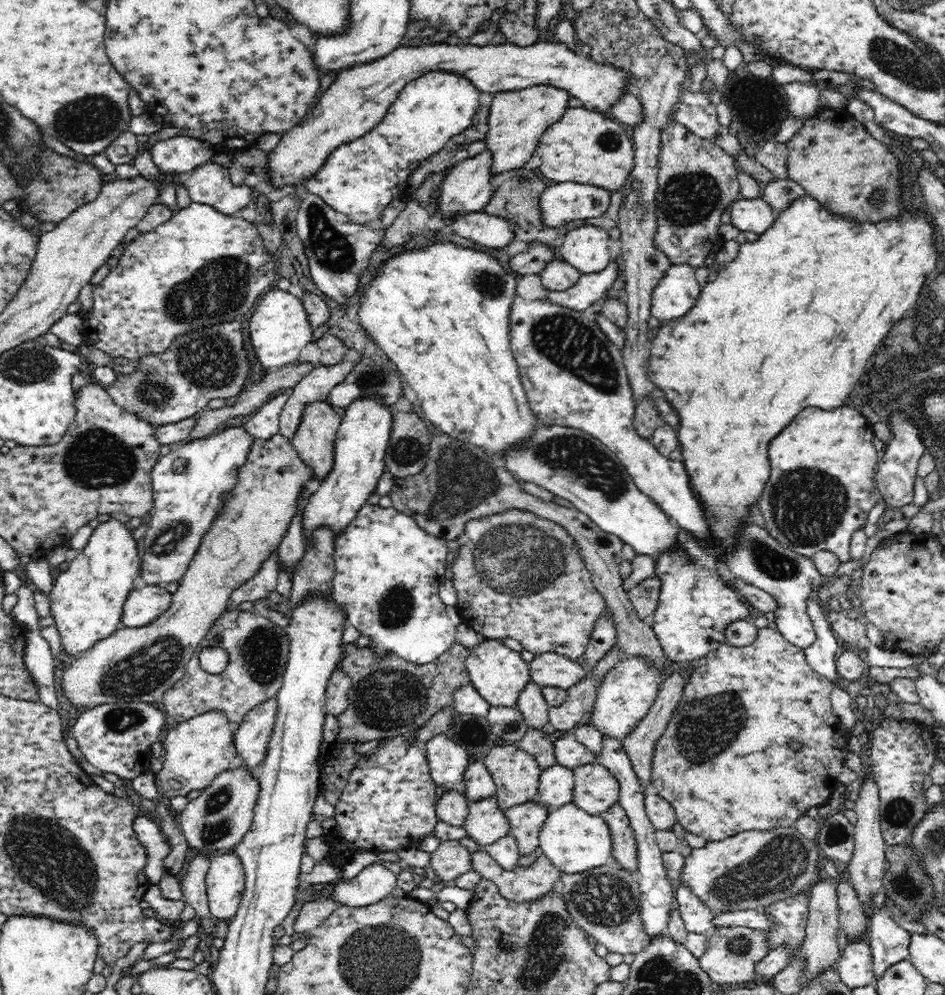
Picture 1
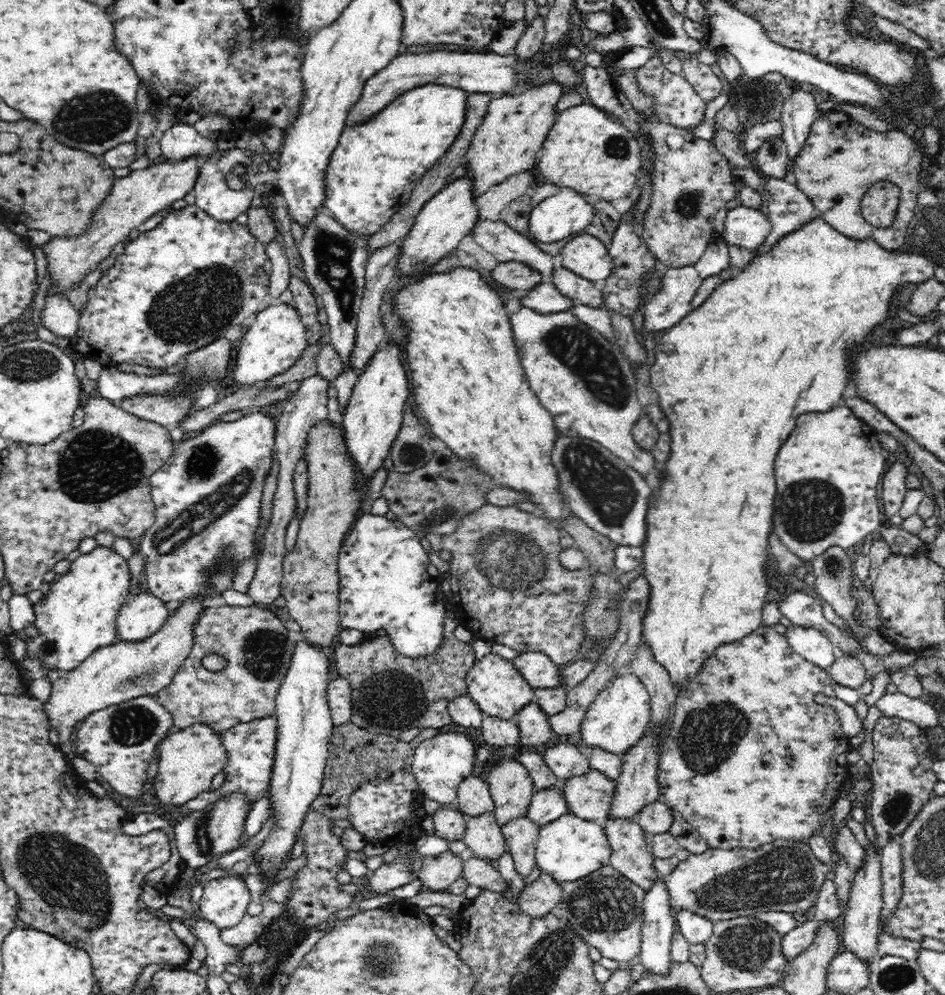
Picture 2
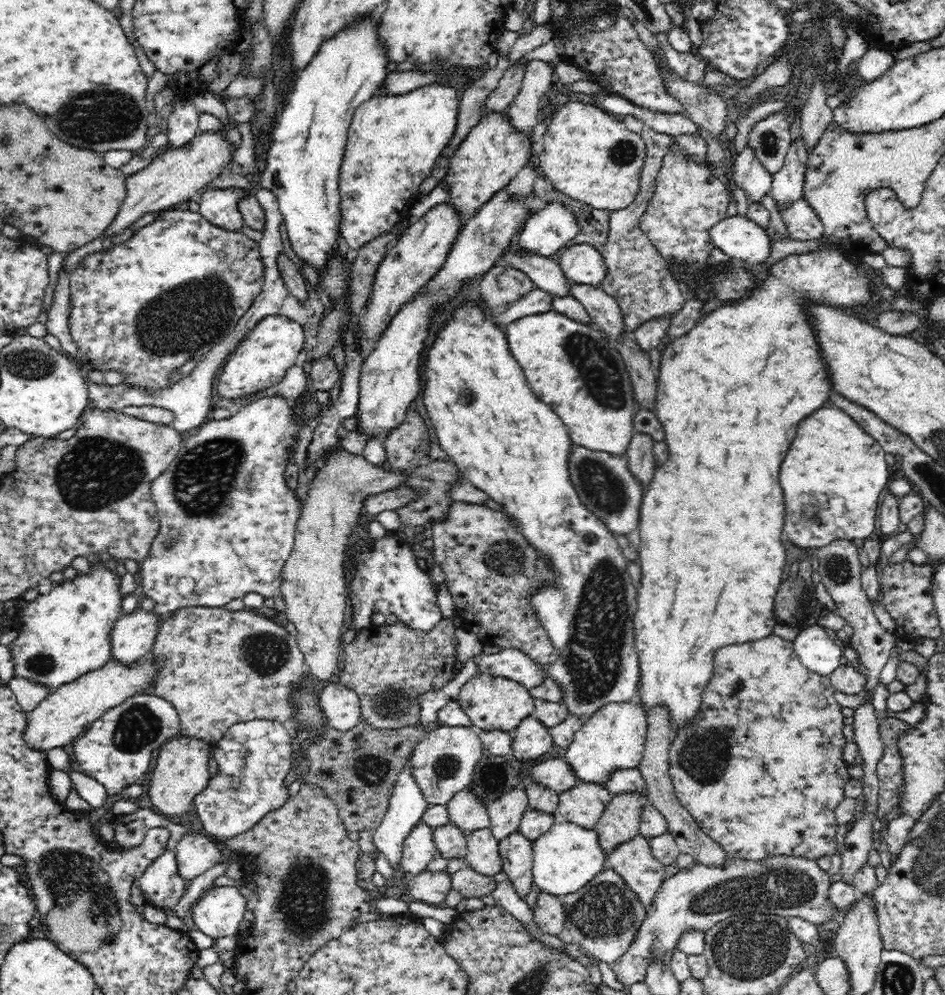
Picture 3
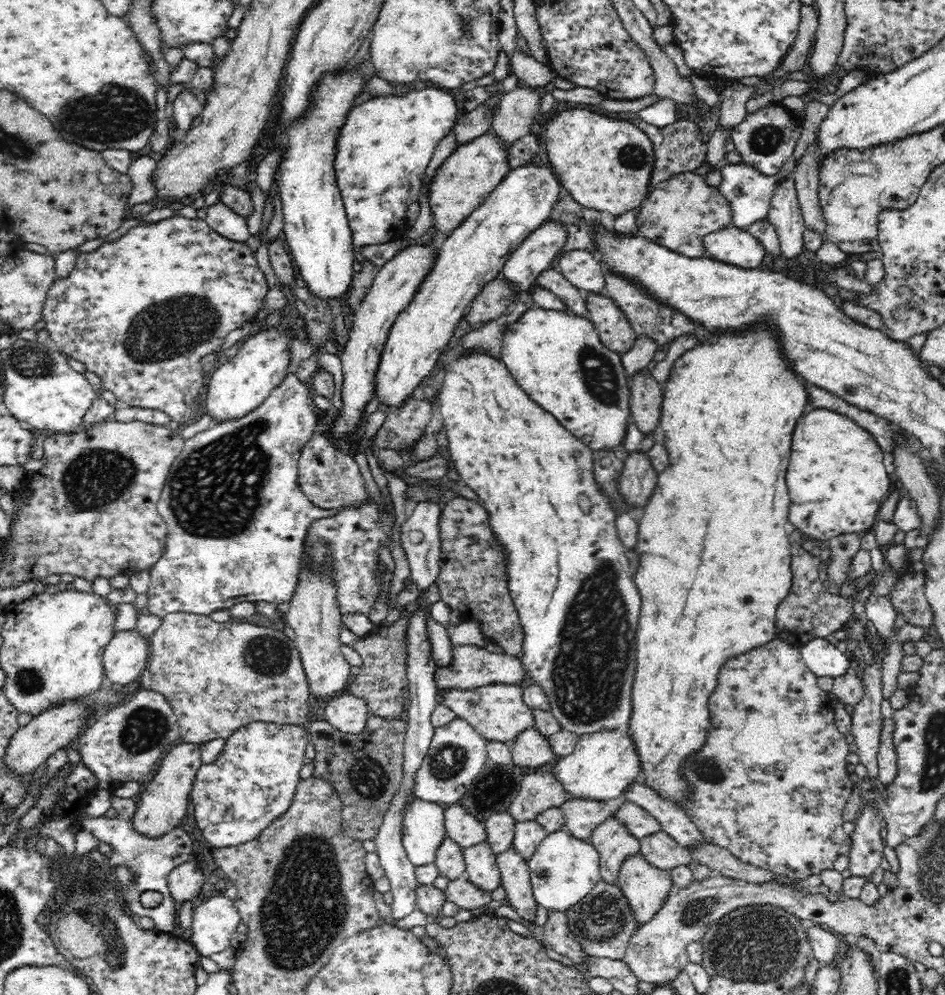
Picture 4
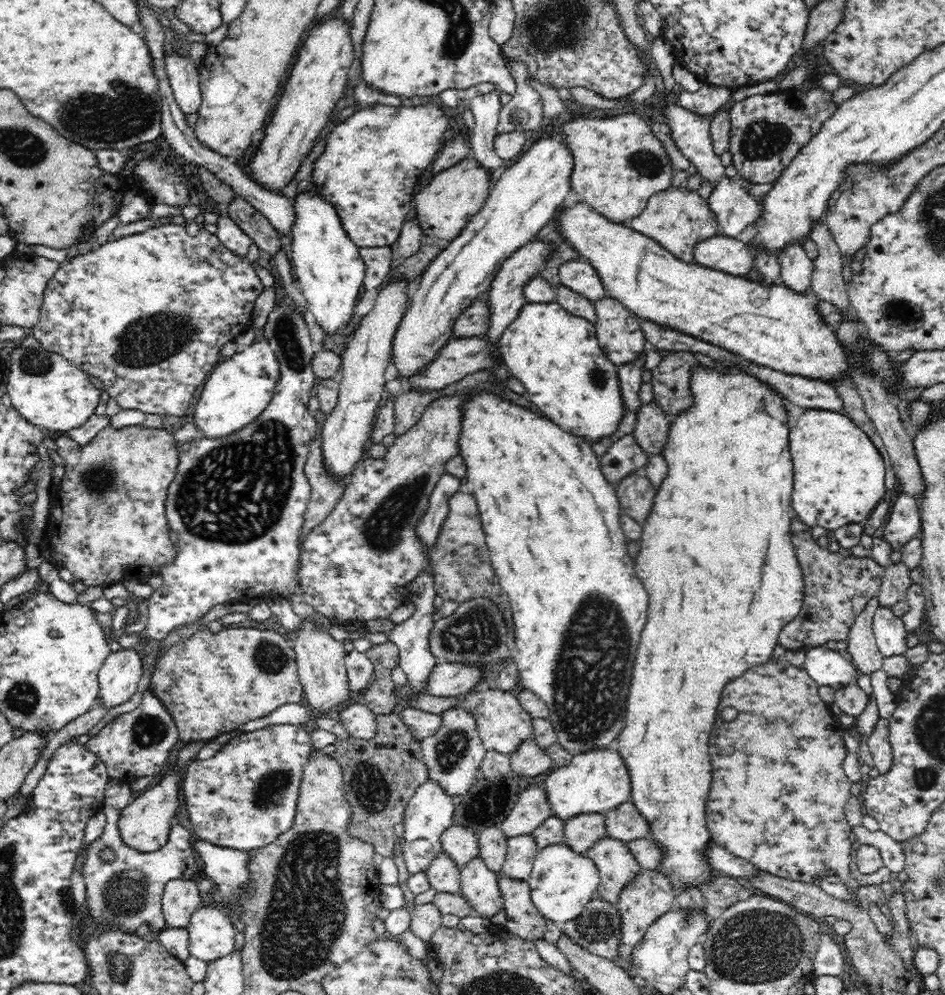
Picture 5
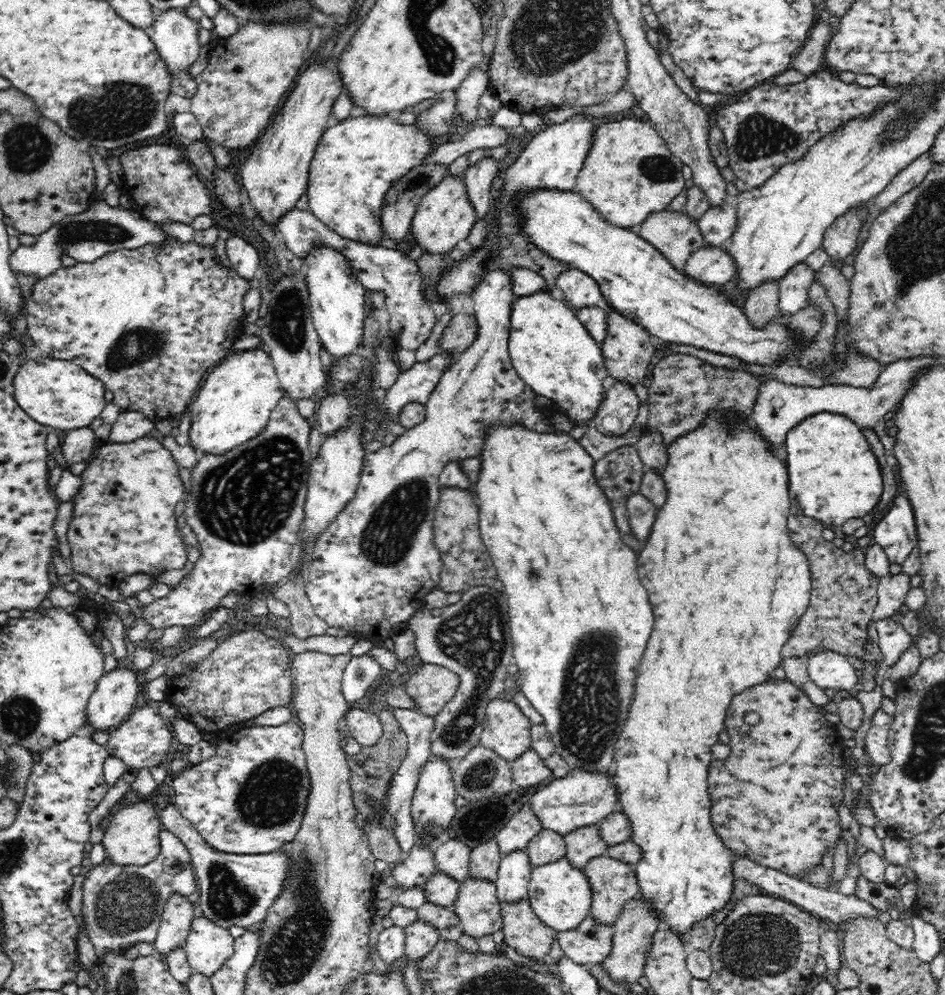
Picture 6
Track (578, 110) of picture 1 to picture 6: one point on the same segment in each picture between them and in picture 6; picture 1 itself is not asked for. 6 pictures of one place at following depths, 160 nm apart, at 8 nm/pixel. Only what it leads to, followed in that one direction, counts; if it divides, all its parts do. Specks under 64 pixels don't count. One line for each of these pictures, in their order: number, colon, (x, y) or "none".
2: (588, 150)
3: (588, 154)
4: (605, 164)
5: (607, 174)
6: (629, 172)

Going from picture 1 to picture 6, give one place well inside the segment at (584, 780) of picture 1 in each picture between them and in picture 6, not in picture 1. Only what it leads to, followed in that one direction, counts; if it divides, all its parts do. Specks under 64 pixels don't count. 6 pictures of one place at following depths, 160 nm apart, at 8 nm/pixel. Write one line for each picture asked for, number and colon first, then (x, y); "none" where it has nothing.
2: (590, 795)
3: (584, 803)
4: (582, 814)
5: (581, 831)
6: (582, 844)

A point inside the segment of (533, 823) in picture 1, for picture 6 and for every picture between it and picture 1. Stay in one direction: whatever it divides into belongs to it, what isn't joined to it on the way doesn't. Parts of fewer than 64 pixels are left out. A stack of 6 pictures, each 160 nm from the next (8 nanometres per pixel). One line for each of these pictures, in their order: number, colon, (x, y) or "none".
2: (521, 833)
3: (516, 850)
4: (515, 874)
5: (523, 919)
6: (523, 931)

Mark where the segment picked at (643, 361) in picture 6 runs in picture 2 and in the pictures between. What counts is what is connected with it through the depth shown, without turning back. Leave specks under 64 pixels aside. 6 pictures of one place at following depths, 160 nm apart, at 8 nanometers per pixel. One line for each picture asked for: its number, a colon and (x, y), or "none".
2: (582, 291)
3: (604, 311)
4: (614, 328)
5: (618, 330)

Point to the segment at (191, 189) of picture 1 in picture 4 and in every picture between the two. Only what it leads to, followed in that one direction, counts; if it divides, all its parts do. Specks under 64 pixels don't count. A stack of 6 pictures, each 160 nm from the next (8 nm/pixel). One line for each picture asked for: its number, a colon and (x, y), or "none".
2: (214, 194)
3: (220, 207)
4: (220, 218)

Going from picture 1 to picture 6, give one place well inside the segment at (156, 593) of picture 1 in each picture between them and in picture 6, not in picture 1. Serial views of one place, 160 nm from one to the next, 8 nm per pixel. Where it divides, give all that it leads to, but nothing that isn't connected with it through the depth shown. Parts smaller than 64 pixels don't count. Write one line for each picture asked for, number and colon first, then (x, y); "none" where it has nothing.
2: (144, 613)
3: (133, 635)
4: (126, 657)
5: (119, 677)
6: (111, 703)

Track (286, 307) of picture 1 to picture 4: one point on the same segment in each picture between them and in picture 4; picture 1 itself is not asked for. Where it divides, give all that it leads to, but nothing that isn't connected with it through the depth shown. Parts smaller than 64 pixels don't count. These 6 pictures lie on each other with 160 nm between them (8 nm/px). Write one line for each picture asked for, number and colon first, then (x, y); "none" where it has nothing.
2: (275, 338)
3: (260, 361)
4: (235, 388)

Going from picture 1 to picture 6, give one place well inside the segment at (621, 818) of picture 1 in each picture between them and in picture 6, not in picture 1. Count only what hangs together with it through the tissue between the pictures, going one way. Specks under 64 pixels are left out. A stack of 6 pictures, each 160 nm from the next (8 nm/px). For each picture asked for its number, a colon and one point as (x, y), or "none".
2: (631, 855)
3: (632, 859)
4: (645, 886)
5: (650, 894)
6: (632, 932)

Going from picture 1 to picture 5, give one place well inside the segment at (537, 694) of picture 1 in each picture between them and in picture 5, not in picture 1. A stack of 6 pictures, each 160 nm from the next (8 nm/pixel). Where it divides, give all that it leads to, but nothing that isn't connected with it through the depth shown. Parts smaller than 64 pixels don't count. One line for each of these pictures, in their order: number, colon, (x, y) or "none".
2: (535, 730)
3: (530, 739)
4: (531, 749)
5: (529, 759)

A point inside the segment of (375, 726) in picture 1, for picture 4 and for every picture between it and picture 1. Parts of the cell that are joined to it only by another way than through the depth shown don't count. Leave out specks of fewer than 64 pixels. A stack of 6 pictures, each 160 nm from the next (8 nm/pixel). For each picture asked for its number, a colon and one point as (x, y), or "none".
2: (391, 693)
3: (383, 663)
4: (384, 651)

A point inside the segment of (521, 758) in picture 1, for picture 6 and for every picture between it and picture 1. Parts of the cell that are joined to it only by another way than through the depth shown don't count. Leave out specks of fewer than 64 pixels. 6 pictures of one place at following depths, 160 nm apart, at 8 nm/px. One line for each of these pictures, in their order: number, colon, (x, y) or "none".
2: (510, 784)
3: (505, 814)
4: (500, 827)
5: (492, 842)
6: (485, 859)

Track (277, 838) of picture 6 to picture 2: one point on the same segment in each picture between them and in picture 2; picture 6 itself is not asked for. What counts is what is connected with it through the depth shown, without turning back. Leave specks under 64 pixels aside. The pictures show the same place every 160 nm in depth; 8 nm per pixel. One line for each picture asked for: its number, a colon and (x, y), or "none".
2: (250, 745)
3: (254, 756)
4: (253, 781)
5: (245, 796)

